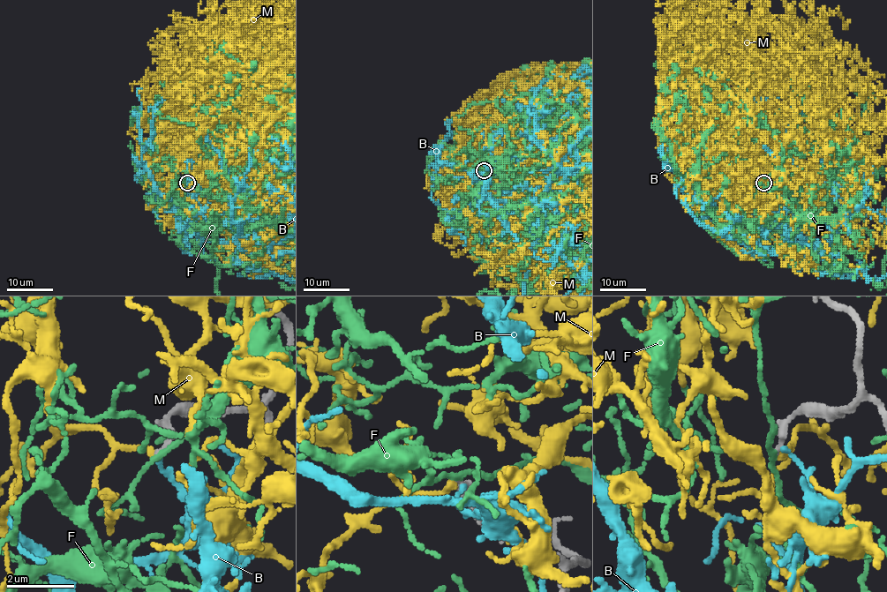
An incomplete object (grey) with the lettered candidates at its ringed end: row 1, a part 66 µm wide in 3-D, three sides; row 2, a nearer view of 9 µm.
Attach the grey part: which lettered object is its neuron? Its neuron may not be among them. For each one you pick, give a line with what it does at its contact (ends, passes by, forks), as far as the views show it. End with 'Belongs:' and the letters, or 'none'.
Belongs: none

